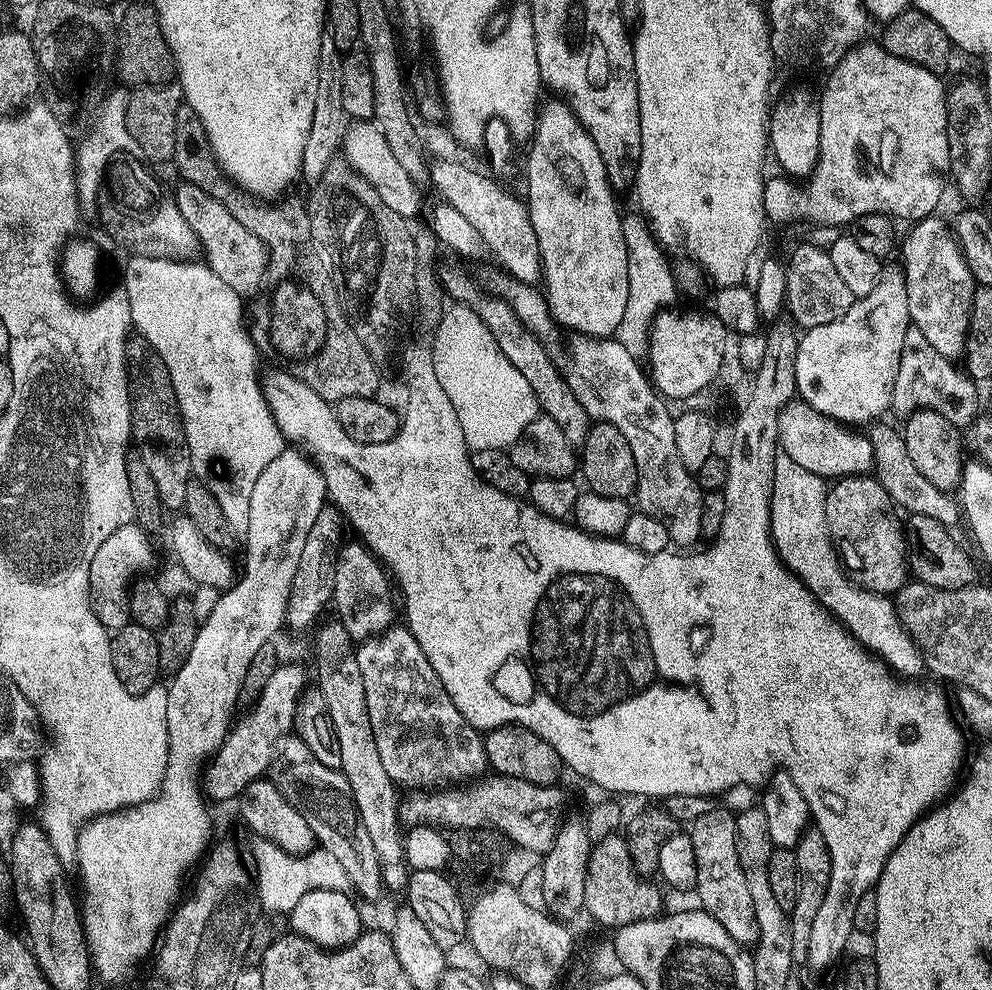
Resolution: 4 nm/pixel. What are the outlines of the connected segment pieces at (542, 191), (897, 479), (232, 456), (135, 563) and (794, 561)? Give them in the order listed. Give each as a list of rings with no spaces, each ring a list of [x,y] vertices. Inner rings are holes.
[[[554,98],[539,105],[536,113],[536,128],[533,129],[528,148],[528,161],[524,164],[524,180],[528,183],[528,200],[526,207],[528,217],[534,226],[534,238],[538,238],[538,250],[540,251],[540,267],[542,269],[542,291],[548,302],[548,309],[553,321],[572,332],[581,332],[587,338],[608,338],[613,335],[622,322],[622,314],[626,314],[626,298],[630,298],[630,266],[626,254],[626,242],[622,238],[622,211],[616,205],[616,196],[612,179],[608,177],[606,162],[602,162],[602,154],[598,154],[598,146],[594,144],[594,138],[584,129],[579,117],[572,112],[571,106],[563,99]]]
[[[881,423],[879,426],[876,426],[881,426],[881,428],[876,428],[873,432],[870,432],[870,439],[876,454],[875,467],[877,479],[886,490],[886,494],[890,494],[892,503],[896,505],[897,509],[904,511],[905,508],[905,513],[926,514],[926,518],[934,518],[934,522],[942,522],[942,526],[949,530],[955,529],[955,524],[961,523],[962,520],[962,509],[959,499],[951,491],[934,486],[934,482],[930,482],[927,478],[922,478],[922,474],[918,474],[918,466],[914,466],[914,462],[910,462],[910,454],[906,454],[906,442],[903,435],[897,429],[895,432],[890,425],[883,424]]]
[[[135,254],[127,258],[122,287],[130,302],[132,326],[146,342],[150,342],[162,362],[166,362],[166,370],[172,379],[184,419],[186,442],[192,455],[193,477],[207,486],[222,508],[226,522],[230,522],[232,531],[243,534],[248,529],[250,494],[254,490],[254,482],[258,482],[258,474],[262,474],[265,466],[265,461],[260,460],[260,448],[275,454],[280,451],[282,444],[280,429],[264,397],[262,379],[256,373],[256,347],[246,331],[245,321],[244,324],[240,321],[242,297],[230,290],[230,286],[226,286],[226,282],[222,282],[222,278],[218,278],[218,274],[214,274],[207,263],[192,264],[196,262],[188,258]],[[260,432],[268,432],[272,441],[264,440],[260,444]]]
[[[133,522],[114,530],[114,534],[110,534],[110,538],[106,538],[102,546],[98,546],[98,554],[94,554],[94,562],[90,562],[88,601],[92,607],[92,613],[109,633],[115,634],[118,629],[130,622],[128,589],[133,578],[143,573],[147,569],[144,567],[151,562],[151,544],[153,543],[150,537]]]
[[[777,451],[774,490],[770,494],[770,530],[779,560],[811,592],[813,599],[847,629],[862,649],[883,661],[893,673],[901,672],[904,676],[923,673],[925,666],[920,652],[904,633],[893,601],[887,595],[861,588],[844,571],[826,526],[828,490],[825,477],[810,474],[810,470],[798,466],[790,454]]]

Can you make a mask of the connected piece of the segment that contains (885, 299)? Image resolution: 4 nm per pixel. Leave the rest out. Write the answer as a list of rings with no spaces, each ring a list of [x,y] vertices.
[[[885,271],[878,286],[870,294],[853,299],[850,310],[826,326],[814,326],[807,329],[796,341],[796,361],[794,378],[796,394],[799,399],[814,410],[839,420],[845,426],[864,426],[867,420],[879,421],[885,411],[892,407],[894,378],[898,374],[898,362],[902,358],[902,342],[906,339],[906,330],[910,327],[906,286],[903,271]]]

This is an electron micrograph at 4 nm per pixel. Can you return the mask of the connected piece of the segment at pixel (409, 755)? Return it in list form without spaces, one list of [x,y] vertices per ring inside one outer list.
[[[408,627],[385,628],[376,636],[359,641],[356,656],[379,757],[383,769],[397,786],[401,789],[440,788],[451,780],[464,780],[467,776],[480,776],[489,771],[481,733],[462,718],[458,706],[454,706],[450,694],[446,694],[438,674],[434,674],[434,666],[430,666],[426,654],[422,654],[422,646],[418,646]]]

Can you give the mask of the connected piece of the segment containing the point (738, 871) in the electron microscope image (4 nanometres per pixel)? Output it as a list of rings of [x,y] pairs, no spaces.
[[[724,806],[702,814],[693,820],[687,829],[690,842],[694,842],[694,858],[698,862],[698,882],[694,896],[700,899],[699,907],[711,914],[714,922],[734,938],[741,946],[755,945],[758,920],[754,918],[754,902],[746,887],[746,874],[742,874],[742,862],[738,862],[738,842],[736,841],[736,812],[727,812]]]

